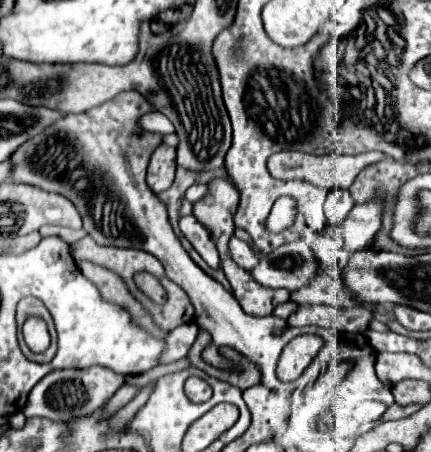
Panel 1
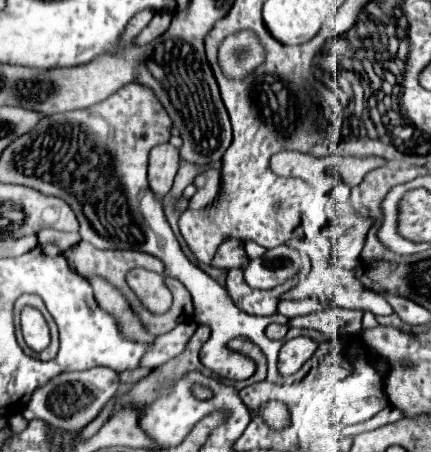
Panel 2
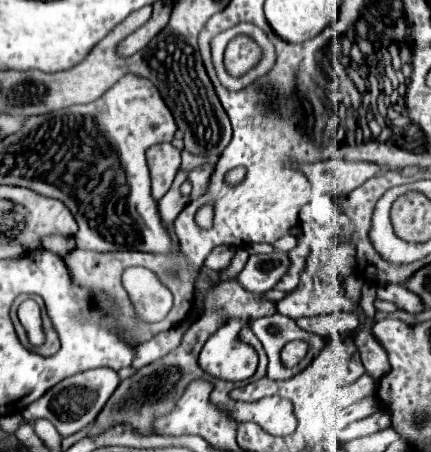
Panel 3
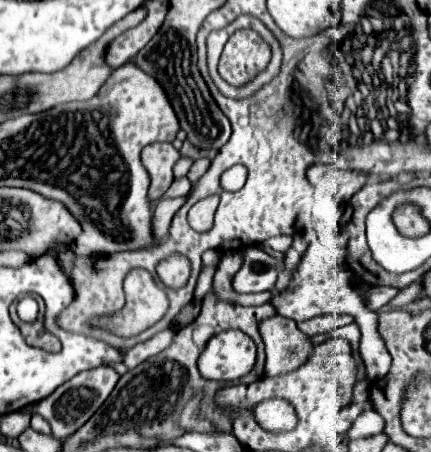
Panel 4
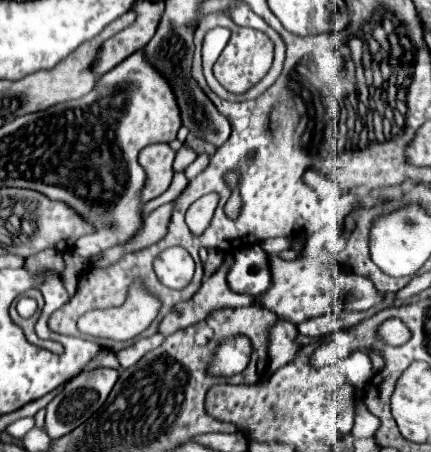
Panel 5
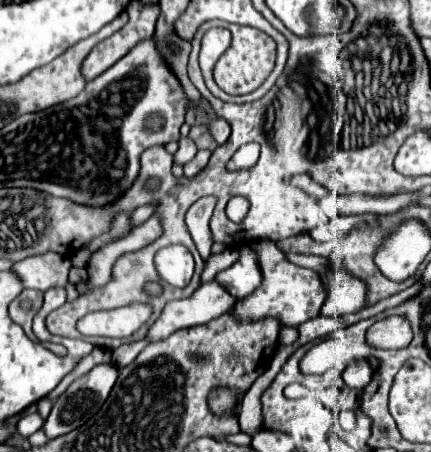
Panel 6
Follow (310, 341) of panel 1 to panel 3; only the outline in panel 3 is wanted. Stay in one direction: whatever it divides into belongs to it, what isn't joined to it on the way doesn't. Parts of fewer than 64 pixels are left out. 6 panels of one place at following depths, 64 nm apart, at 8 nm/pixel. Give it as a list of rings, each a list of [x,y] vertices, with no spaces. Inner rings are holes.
[[[304,340],[288,342],[288,344],[282,348],[282,364],[284,364],[286,368],[294,368],[306,354],[308,354],[308,342],[304,342]]]

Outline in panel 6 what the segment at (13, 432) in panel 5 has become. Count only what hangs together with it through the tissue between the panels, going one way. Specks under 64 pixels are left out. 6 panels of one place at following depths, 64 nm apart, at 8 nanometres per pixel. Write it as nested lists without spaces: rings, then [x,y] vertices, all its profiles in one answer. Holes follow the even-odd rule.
[[[36,412],[36,414],[24,416],[24,418],[16,424],[16,432],[18,432],[20,436],[30,436],[30,434],[34,434],[36,430],[40,430],[42,424],[44,424],[44,420],[42,420],[42,418],[38,416],[38,412]]]

